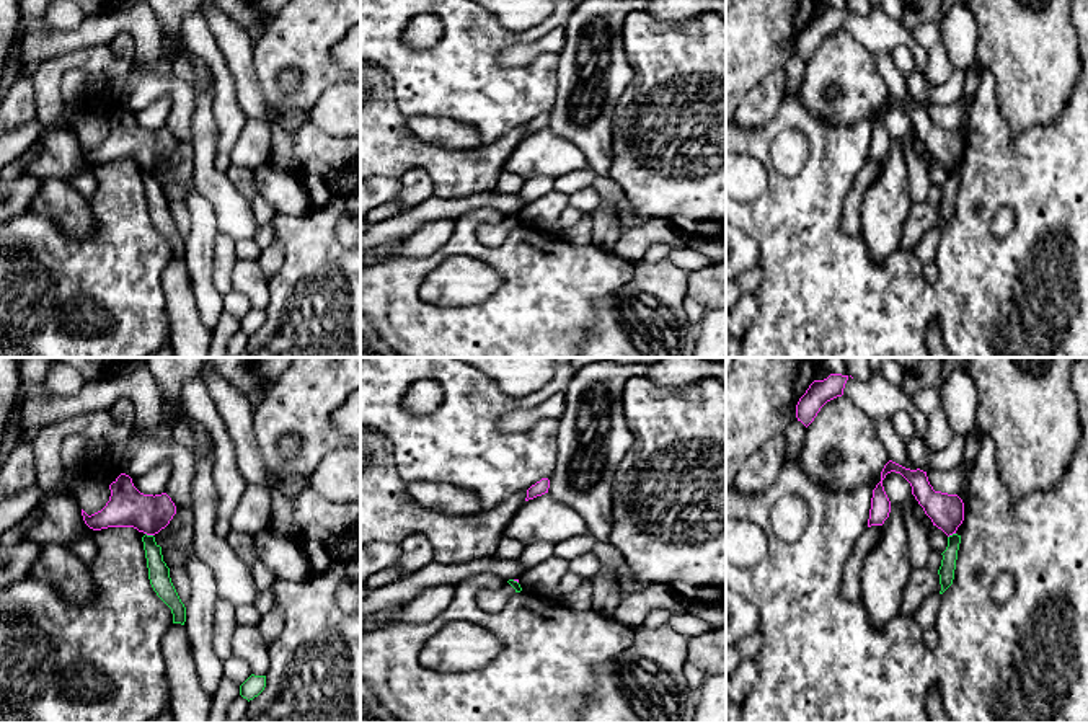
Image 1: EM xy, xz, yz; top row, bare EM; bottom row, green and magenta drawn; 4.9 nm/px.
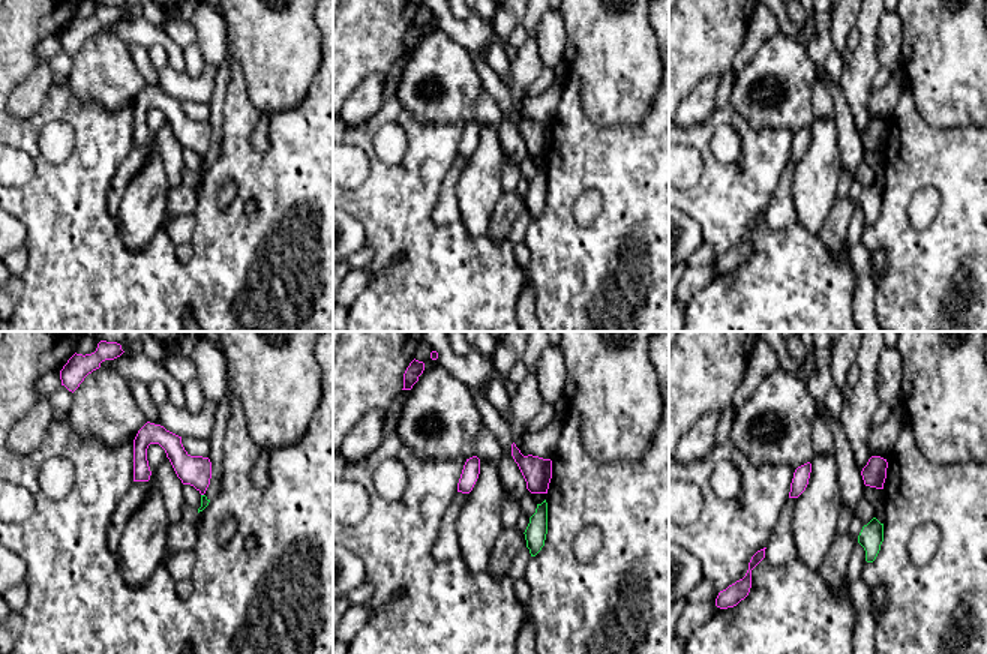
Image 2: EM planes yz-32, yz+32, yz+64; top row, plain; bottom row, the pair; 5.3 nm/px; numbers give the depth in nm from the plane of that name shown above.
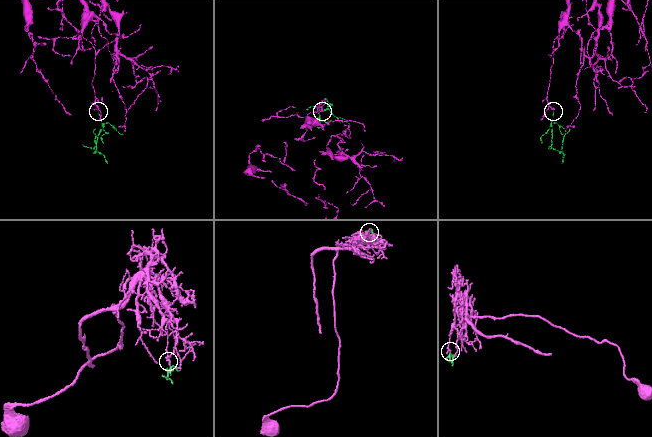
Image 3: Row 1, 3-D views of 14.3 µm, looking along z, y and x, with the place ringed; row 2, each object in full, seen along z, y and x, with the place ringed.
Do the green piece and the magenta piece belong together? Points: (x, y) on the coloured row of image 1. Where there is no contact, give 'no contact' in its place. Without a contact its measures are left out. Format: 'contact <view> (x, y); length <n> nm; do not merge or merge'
contact xy (149, 536); length 40 nm; do not merge

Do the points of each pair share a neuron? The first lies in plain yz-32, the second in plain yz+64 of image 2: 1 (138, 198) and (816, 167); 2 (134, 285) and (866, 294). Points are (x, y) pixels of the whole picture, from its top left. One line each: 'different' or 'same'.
1: same
2: different

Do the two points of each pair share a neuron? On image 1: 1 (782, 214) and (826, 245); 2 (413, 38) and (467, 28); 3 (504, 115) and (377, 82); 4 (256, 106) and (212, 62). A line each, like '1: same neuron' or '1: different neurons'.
1: same neuron
2: different neurons
3: different neurons
4: different neurons

